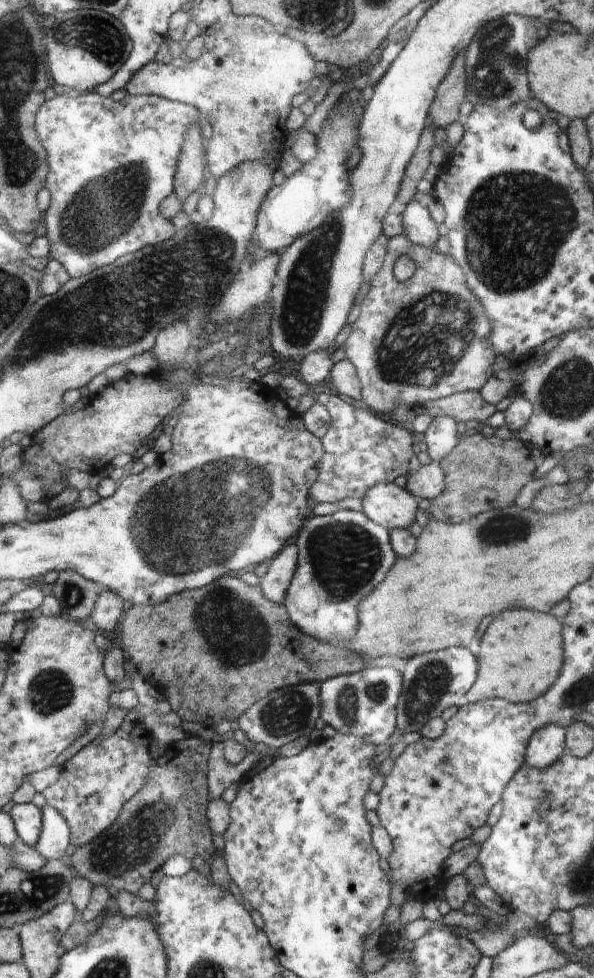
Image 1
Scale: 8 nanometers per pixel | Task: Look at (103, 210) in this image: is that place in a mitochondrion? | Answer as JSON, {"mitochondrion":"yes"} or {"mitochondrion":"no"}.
{"mitochondrion":"yes"}

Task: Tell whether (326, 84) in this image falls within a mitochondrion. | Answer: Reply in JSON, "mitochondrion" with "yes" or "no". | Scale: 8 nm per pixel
{"mitochondrion":"no"}

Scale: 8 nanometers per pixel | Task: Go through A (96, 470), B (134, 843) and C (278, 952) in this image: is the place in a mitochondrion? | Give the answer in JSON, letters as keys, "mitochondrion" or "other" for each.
{"A":"other","B":"mitochondrion","C":"other"}

